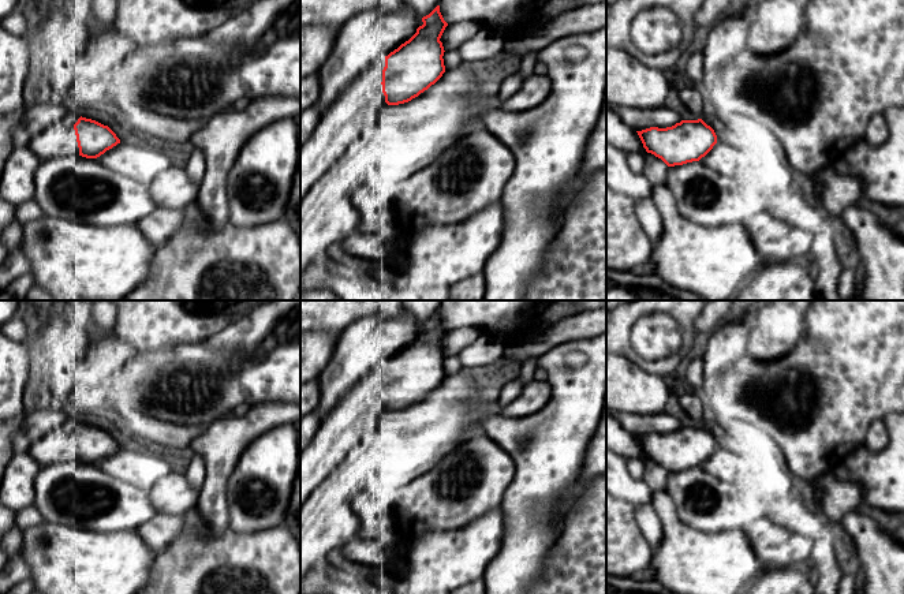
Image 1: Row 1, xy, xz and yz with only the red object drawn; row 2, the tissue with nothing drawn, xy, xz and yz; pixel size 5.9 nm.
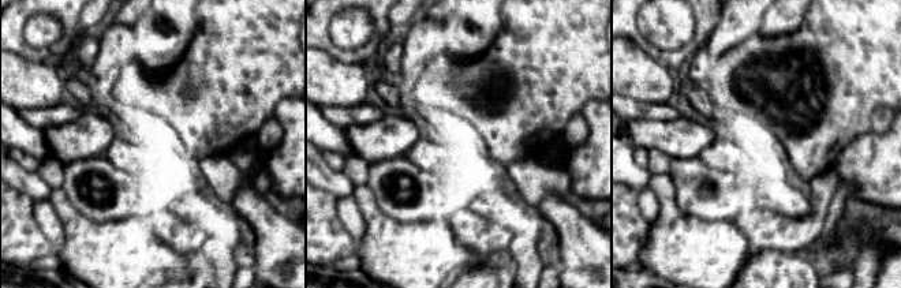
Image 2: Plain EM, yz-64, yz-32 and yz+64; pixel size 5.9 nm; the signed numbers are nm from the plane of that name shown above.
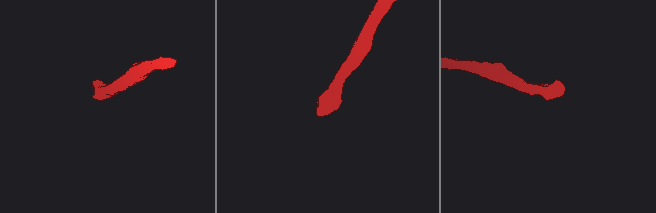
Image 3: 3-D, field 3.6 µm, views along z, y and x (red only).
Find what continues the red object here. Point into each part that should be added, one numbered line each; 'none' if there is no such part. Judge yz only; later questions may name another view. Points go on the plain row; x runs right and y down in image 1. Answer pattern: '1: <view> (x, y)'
none

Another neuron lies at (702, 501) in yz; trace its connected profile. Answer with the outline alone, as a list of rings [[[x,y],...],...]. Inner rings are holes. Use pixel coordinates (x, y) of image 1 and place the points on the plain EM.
[[[701,467],[668,472],[666,492],[679,519],[695,530],[731,531],[746,520],[746,508],[735,485],[720,481]]]

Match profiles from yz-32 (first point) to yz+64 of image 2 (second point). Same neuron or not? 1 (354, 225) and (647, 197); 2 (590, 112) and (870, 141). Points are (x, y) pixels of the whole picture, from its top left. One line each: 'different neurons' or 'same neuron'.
1: same neuron
2: same neuron

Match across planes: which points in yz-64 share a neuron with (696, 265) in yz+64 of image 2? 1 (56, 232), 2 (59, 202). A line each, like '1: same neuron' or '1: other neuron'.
1: other neuron
2: same neuron

